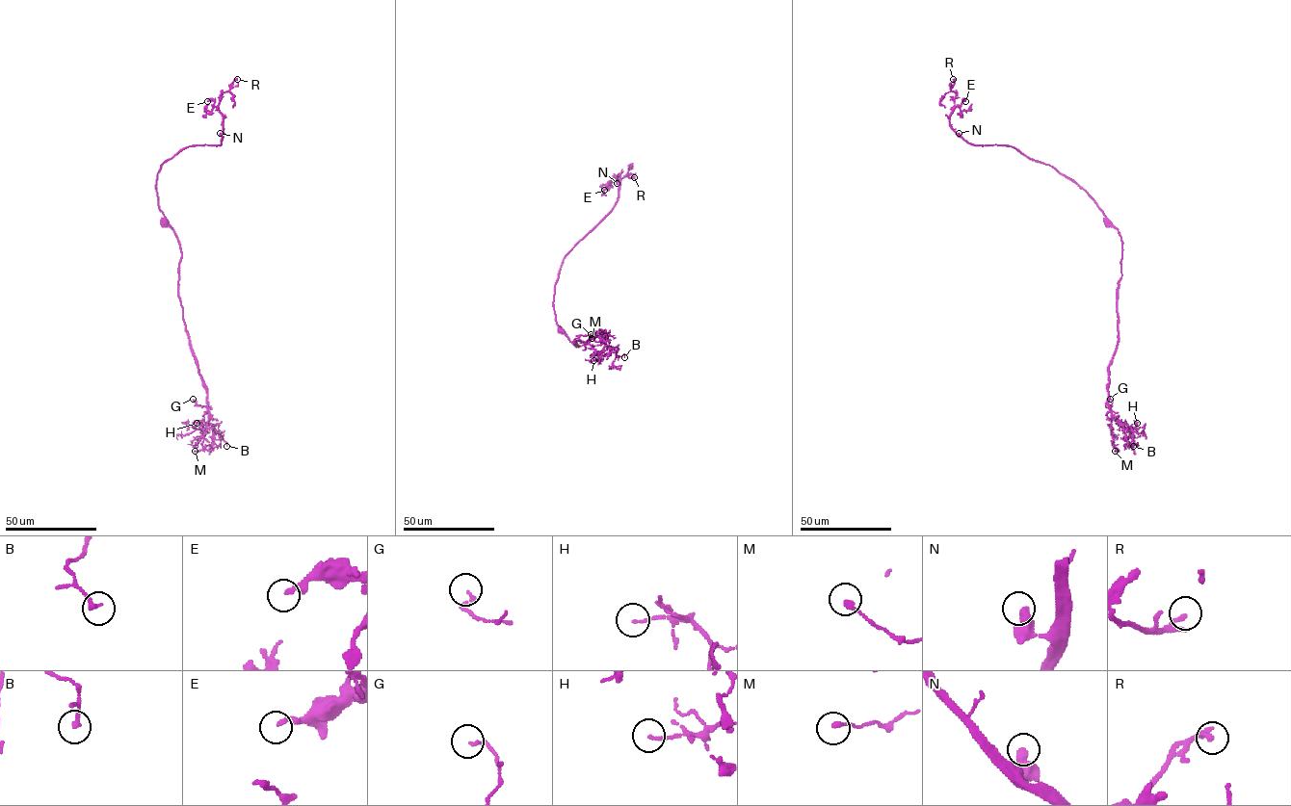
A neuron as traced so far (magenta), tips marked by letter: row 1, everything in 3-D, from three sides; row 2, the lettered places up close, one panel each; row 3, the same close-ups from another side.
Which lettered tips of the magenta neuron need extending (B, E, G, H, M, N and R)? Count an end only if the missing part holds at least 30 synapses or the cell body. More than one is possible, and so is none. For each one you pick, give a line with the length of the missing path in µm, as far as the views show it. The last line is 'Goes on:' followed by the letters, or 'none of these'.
R: missing 10 µm
Goes on: R

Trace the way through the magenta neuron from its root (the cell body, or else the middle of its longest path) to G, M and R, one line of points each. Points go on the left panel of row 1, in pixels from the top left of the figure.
G: (164, 221), (173, 230), (181, 253), (178, 298), (190, 348), (206, 392), (207, 406), (197, 405), (193, 399)
M: (164, 221), (179, 244), (178, 298), (190, 348), (206, 392), (206, 430), (202, 449), (195, 451)
R: (164, 221), (156, 188), (161, 167), (188, 146), (221, 144), (220, 97), (237, 79)

